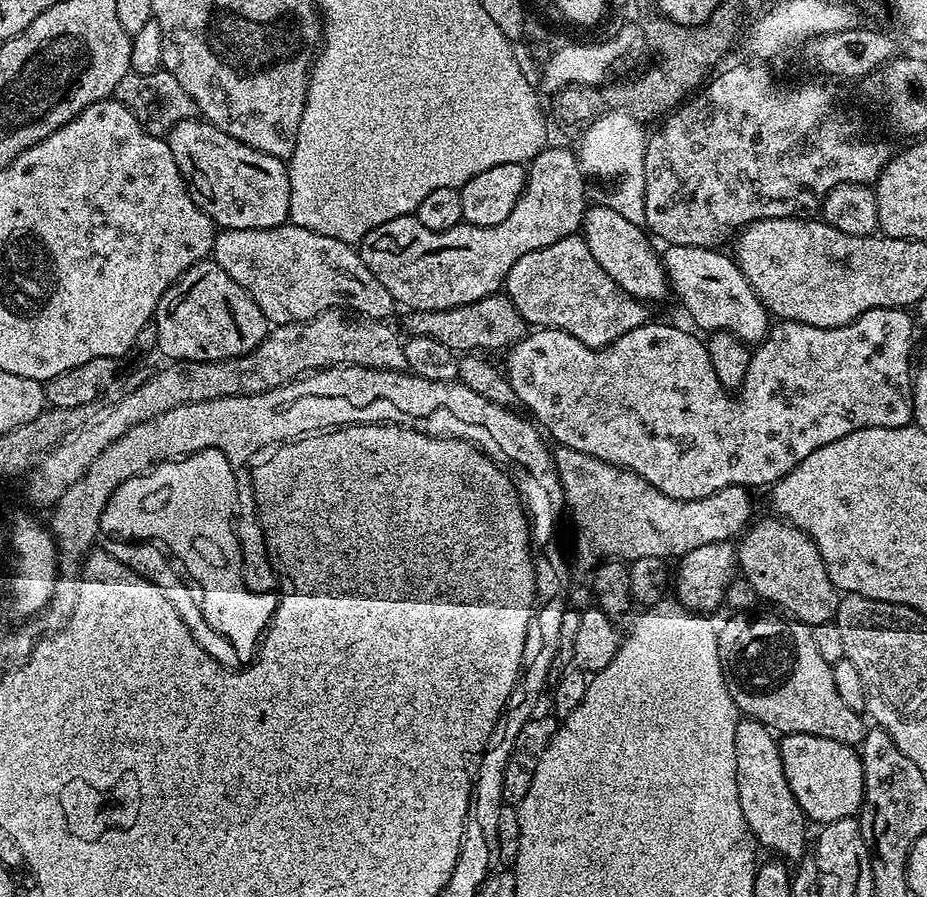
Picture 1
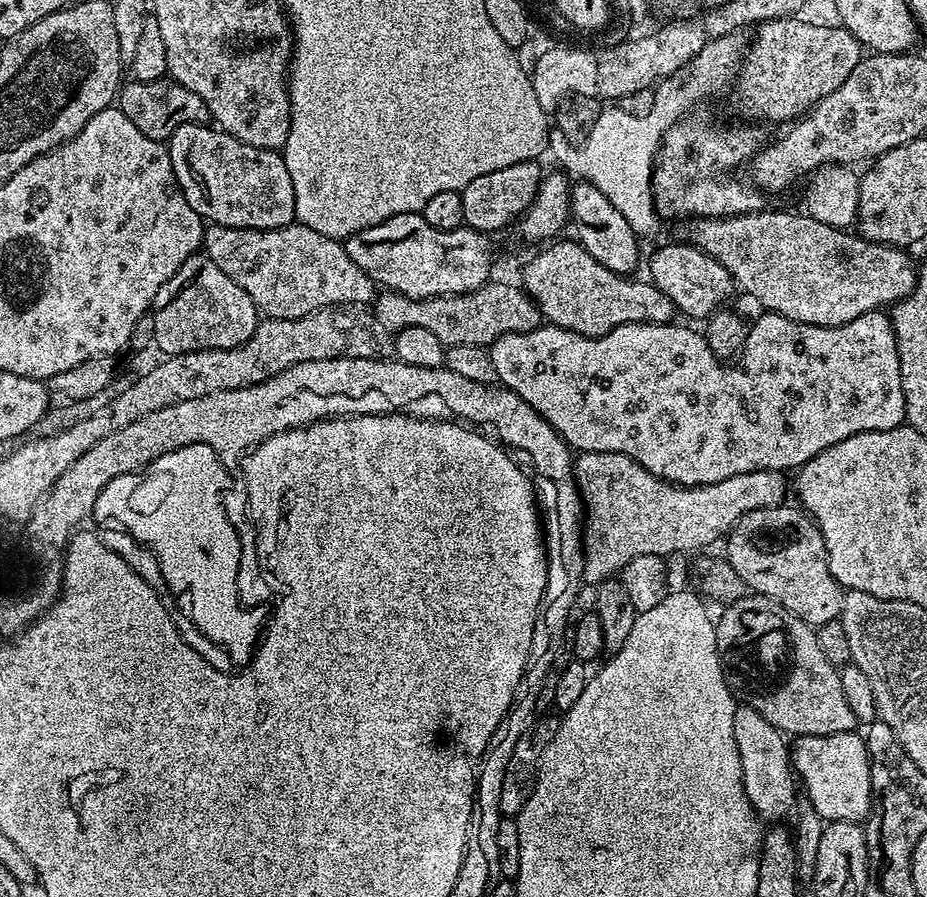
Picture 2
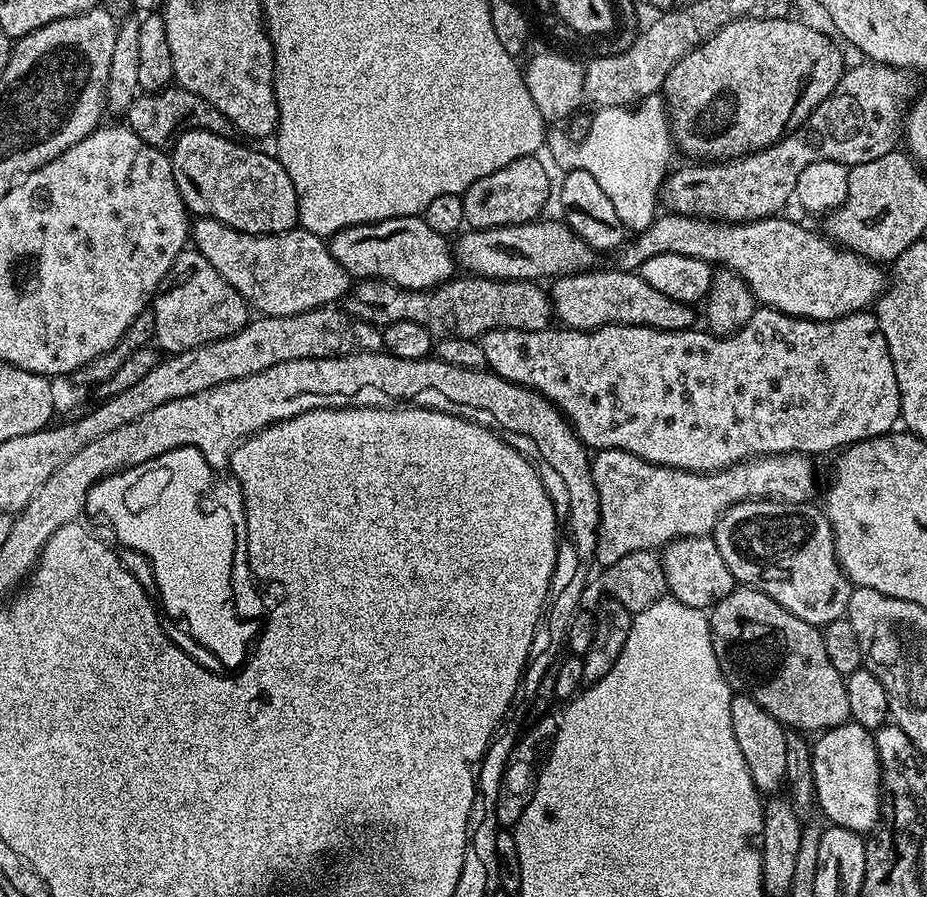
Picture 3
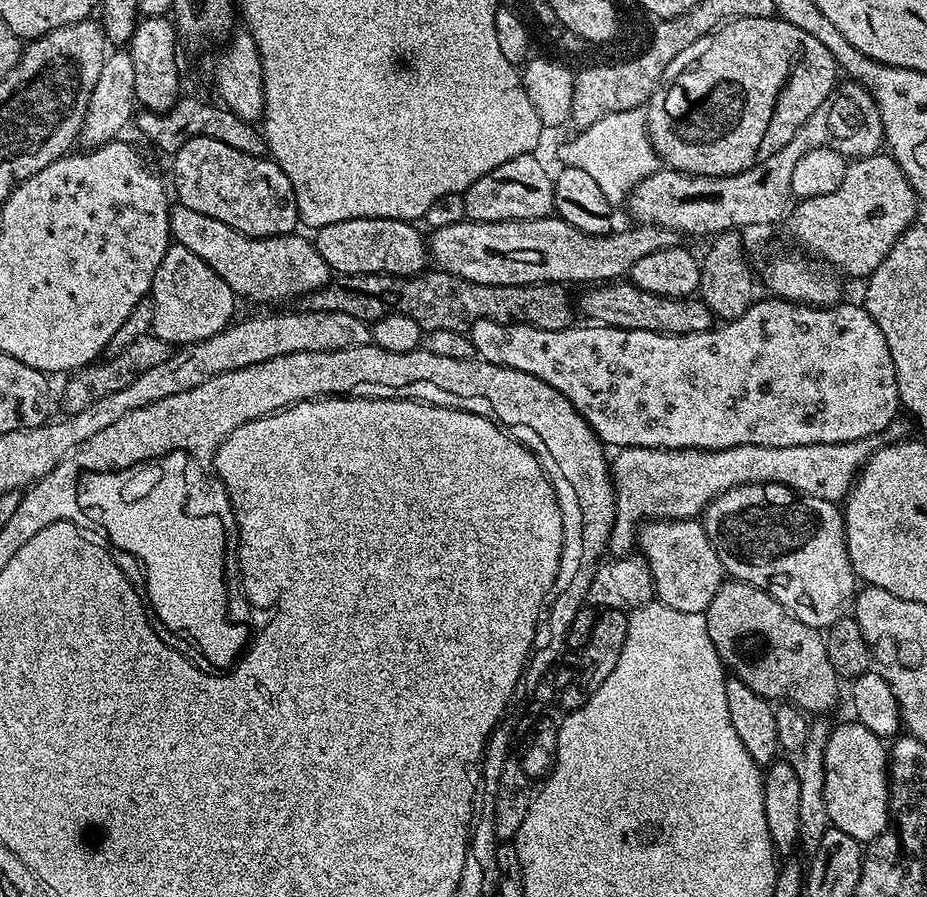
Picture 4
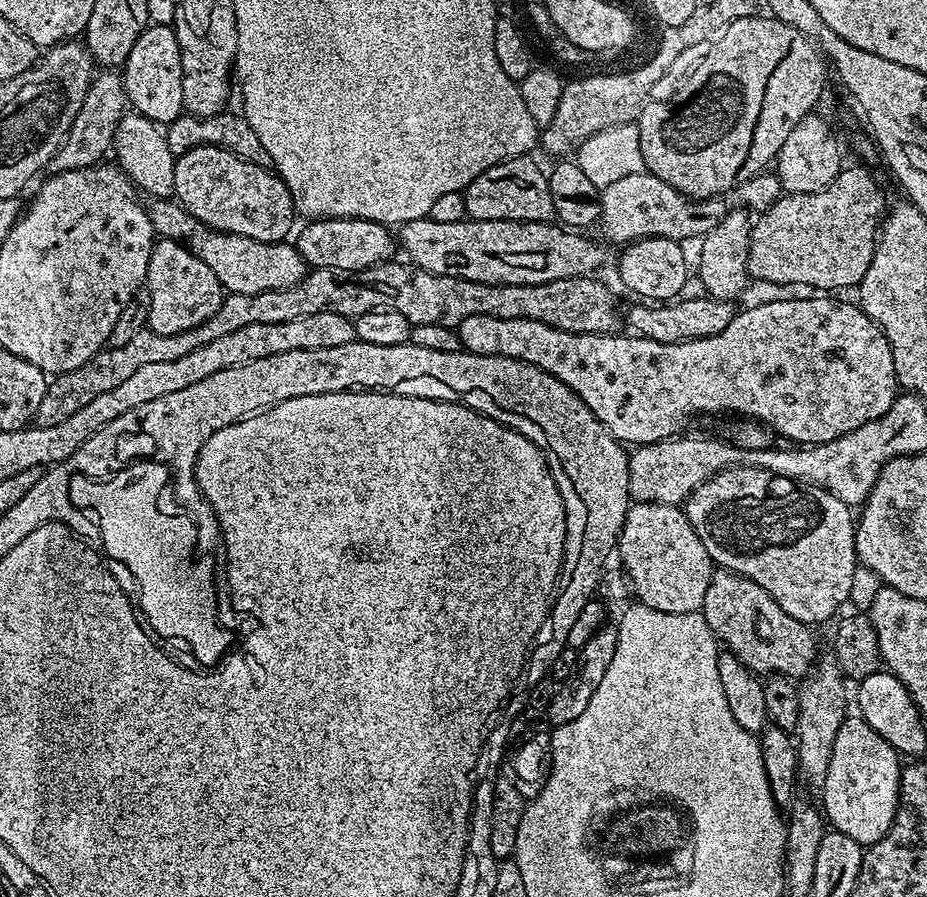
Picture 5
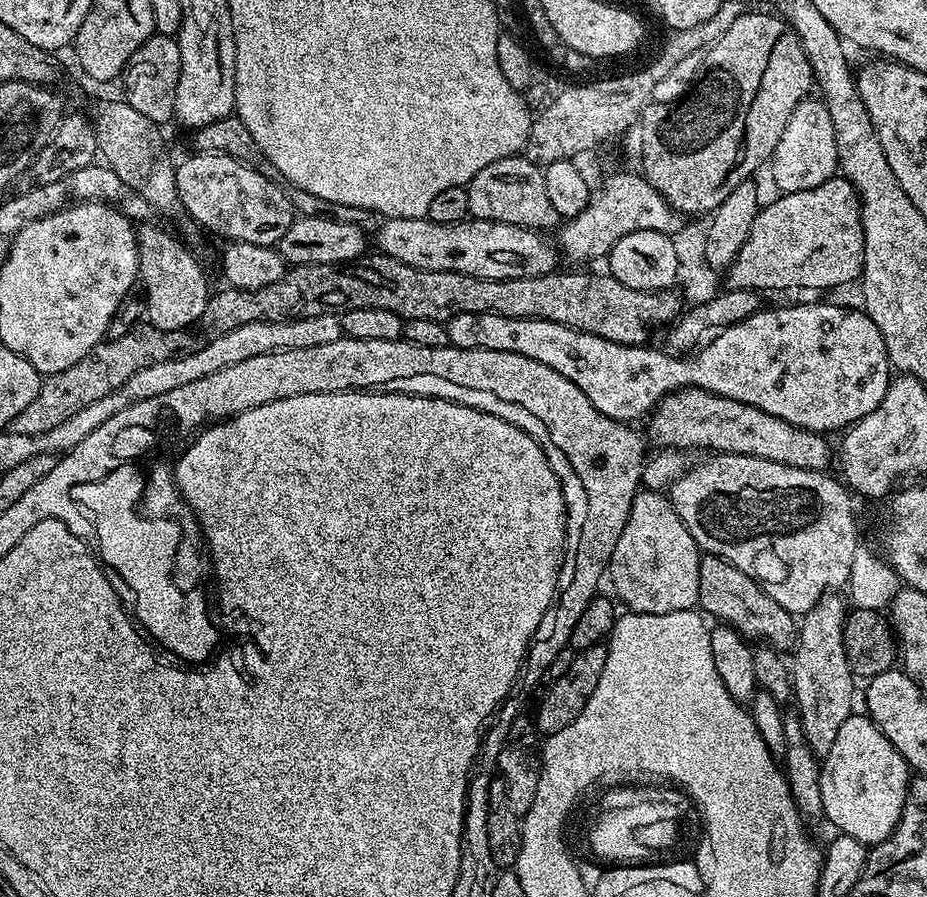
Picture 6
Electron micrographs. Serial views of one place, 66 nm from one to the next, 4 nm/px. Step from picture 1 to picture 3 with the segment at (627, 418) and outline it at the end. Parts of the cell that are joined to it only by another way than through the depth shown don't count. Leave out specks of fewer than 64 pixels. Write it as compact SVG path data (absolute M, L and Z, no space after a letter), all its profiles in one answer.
M763 306L757 307L756 313L750 318L750 322L746 322L746 326L736 332L735 336L714 336L707 330L689 330L687 332L667 332L666 330L658 330L657 328L643 328L641 324L607 324L604 328L593 328L591 332L578 332L575 328L566 328L563 326L549 326L538 330L537 332L527 332L526 330L514 330L513 328L495 328L490 330L485 336L479 337L480 345L482 346L482 354L484 355L485 365L491 371L496 372L502 378L506 378L515 384L521 384L523 388L533 388L535 392L545 396L551 404L559 408L564 419L572 425L572 429L576 431L576 437L584 443L585 448L589 450L599 450L602 448L617 448L618 450L626 450L630 454L634 454L643 460L649 460L655 464L662 466L670 466L671 468L686 468L689 472L717 472L723 468L729 468L732 464L740 464L744 460L751 460L754 456L781 456L787 452L802 452L805 454L817 454L816 452L832 452L843 450L850 444L857 444L859 440L873 440L875 436L882 436L886 432L891 432L897 427L898 421L901 419L900 414L900 395L898 394L898 378L894 378L894 362L890 358L890 350L886 338L882 334L882 330L878 326L875 315L871 311L852 312L849 316L843 316L834 321L826 320L804 320L800 316L787 316L784 312L779 312L773 308Z

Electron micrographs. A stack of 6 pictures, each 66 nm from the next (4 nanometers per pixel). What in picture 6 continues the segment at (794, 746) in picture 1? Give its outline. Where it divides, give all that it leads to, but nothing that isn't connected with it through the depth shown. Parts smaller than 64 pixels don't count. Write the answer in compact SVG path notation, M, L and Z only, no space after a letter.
M850 715L842 726L838 726L830 754L822 758L823 819L829 820L837 833L854 838L865 846L880 844L892 833L902 814L909 779L908 763L898 750L894 750L890 738L886 738L867 715Z

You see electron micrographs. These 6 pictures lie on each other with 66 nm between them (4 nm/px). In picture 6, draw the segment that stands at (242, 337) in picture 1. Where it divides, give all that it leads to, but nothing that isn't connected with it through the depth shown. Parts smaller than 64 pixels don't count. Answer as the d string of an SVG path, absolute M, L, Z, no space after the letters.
M152 224L139 225L136 228L136 249L138 250L139 283L144 283L144 292L148 295L146 304L146 320L158 330L178 330L195 322L206 310L210 287L208 276L202 265L196 261L196 256L180 240L175 240L164 228L155 228Z

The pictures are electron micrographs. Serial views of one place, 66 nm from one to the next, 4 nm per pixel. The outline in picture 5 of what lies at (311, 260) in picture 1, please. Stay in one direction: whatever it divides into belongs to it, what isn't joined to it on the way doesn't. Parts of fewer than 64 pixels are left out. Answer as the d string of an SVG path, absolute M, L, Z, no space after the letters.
M164 198L154 208L152 228L157 237L178 242L194 258L202 258L206 266L210 266L214 278L218 278L220 287L225 293L262 294L266 290L286 290L303 280L306 275L306 265L302 254L288 242L258 242L254 238L242 238L242 234L219 232L206 222L198 222L194 214L185 210L179 202L172 198Z

